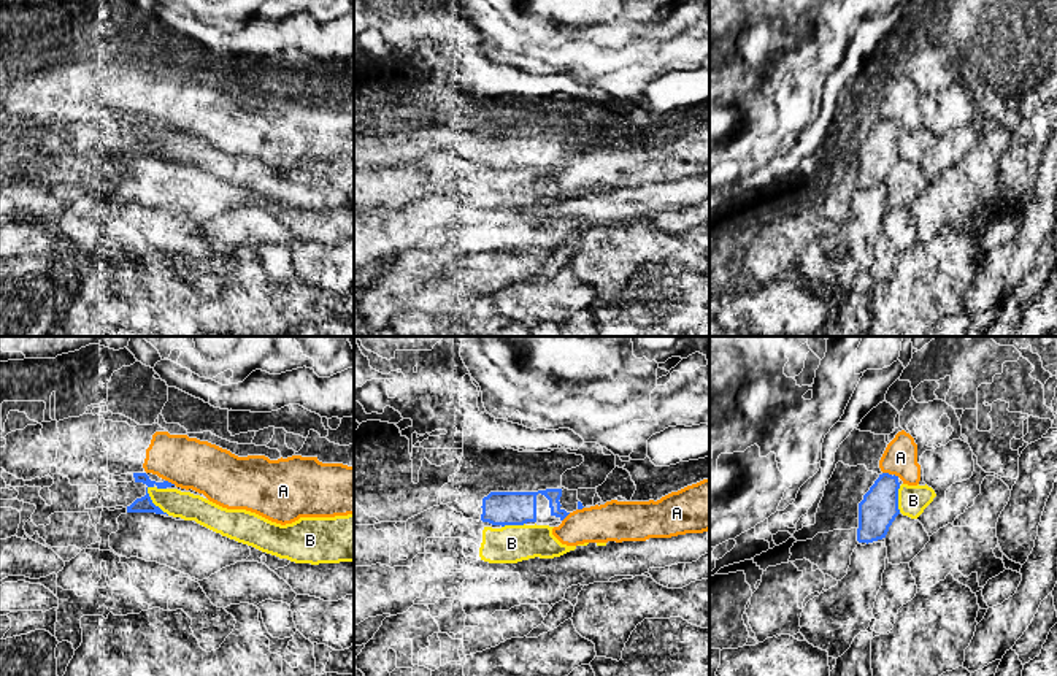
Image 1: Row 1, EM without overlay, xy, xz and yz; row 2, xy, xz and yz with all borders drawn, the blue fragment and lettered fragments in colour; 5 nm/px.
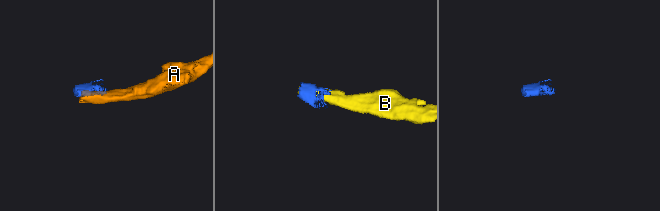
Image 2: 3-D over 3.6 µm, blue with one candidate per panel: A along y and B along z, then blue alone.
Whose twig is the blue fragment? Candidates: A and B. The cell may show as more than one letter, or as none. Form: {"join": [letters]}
{"join": []}

